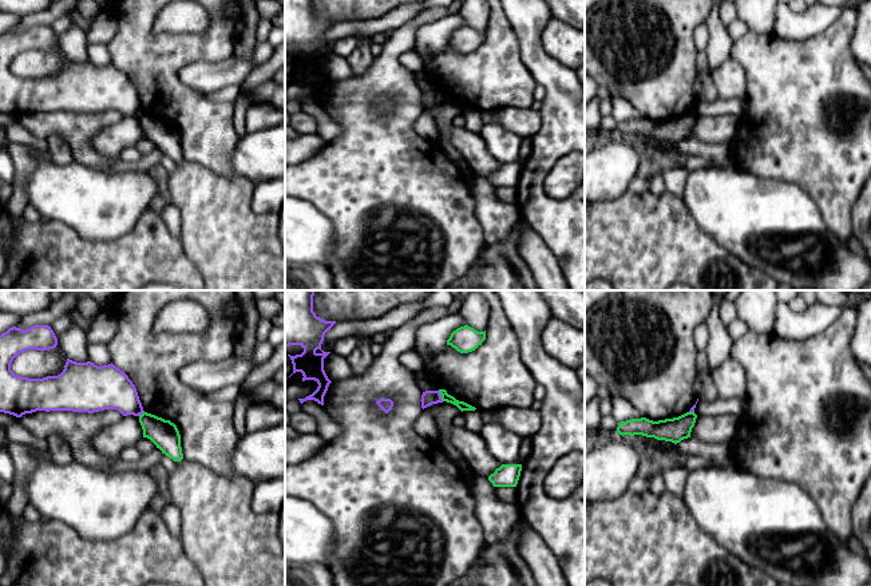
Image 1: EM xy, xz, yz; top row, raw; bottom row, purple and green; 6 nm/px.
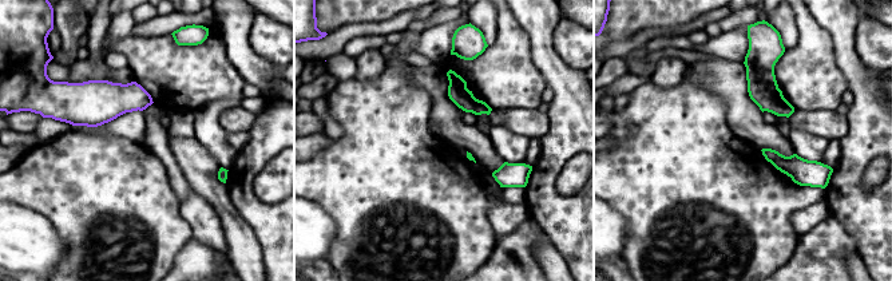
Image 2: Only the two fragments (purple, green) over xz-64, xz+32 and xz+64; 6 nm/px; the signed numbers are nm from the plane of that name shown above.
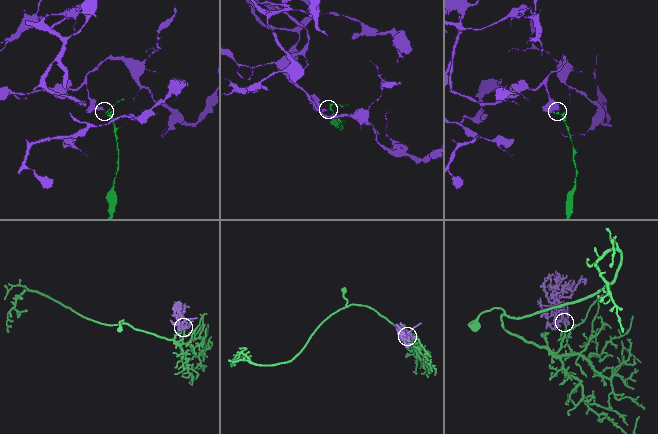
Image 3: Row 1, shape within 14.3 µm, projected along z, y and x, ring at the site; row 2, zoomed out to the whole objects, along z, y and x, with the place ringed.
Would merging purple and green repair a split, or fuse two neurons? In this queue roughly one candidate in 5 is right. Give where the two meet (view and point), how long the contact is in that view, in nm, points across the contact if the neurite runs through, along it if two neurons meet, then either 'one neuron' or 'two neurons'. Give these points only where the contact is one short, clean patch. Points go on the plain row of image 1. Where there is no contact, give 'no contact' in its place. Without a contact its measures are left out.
contact xz (440, 96); length 70 nm; border xz (438, 91), (443, 101); two neurons

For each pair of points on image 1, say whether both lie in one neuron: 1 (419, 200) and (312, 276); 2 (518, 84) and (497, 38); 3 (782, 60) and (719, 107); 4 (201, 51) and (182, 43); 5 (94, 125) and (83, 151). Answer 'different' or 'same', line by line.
1: different
2: same
3: different
4: same
5: same

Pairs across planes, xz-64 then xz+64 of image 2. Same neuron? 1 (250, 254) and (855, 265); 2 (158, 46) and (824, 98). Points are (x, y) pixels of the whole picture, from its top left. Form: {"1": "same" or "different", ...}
{"1": "same", "2": "same"}

